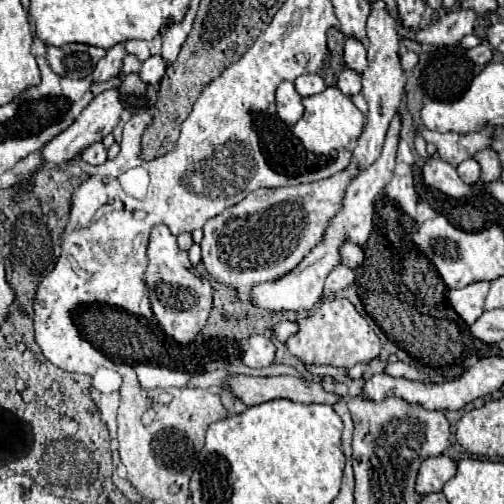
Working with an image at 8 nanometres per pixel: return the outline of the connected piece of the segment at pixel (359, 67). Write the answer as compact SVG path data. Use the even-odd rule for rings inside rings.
M346 36L344 62L346 62L348 68L356 68L356 72L364 72L364 68L368 66L368 60L366 60L366 48L360 40Z

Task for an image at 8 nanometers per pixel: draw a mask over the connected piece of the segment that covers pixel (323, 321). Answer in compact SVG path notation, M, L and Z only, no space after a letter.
M346 298L324 300L320 306L314 308L312 316L298 320L298 326L300 332L292 336L286 342L286 346L304 364L314 364L314 366L330 364L330 366L352 368L354 364L370 362L380 354L380 340L376 332Z

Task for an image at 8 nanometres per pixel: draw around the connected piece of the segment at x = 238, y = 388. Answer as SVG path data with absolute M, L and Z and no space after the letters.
M230 376L228 388L246 406L256 406L276 398L286 398L300 404L330 404L330 406L340 400L338 394L326 392L320 382L294 376L274 376L274 378Z

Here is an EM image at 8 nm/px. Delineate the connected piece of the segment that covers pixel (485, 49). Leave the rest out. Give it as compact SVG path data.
M478 44L476 48L470 48L470 50L466 52L466 56L468 56L474 64L484 66L484 64L488 64L488 62L492 60L492 48L490 48L488 44Z

